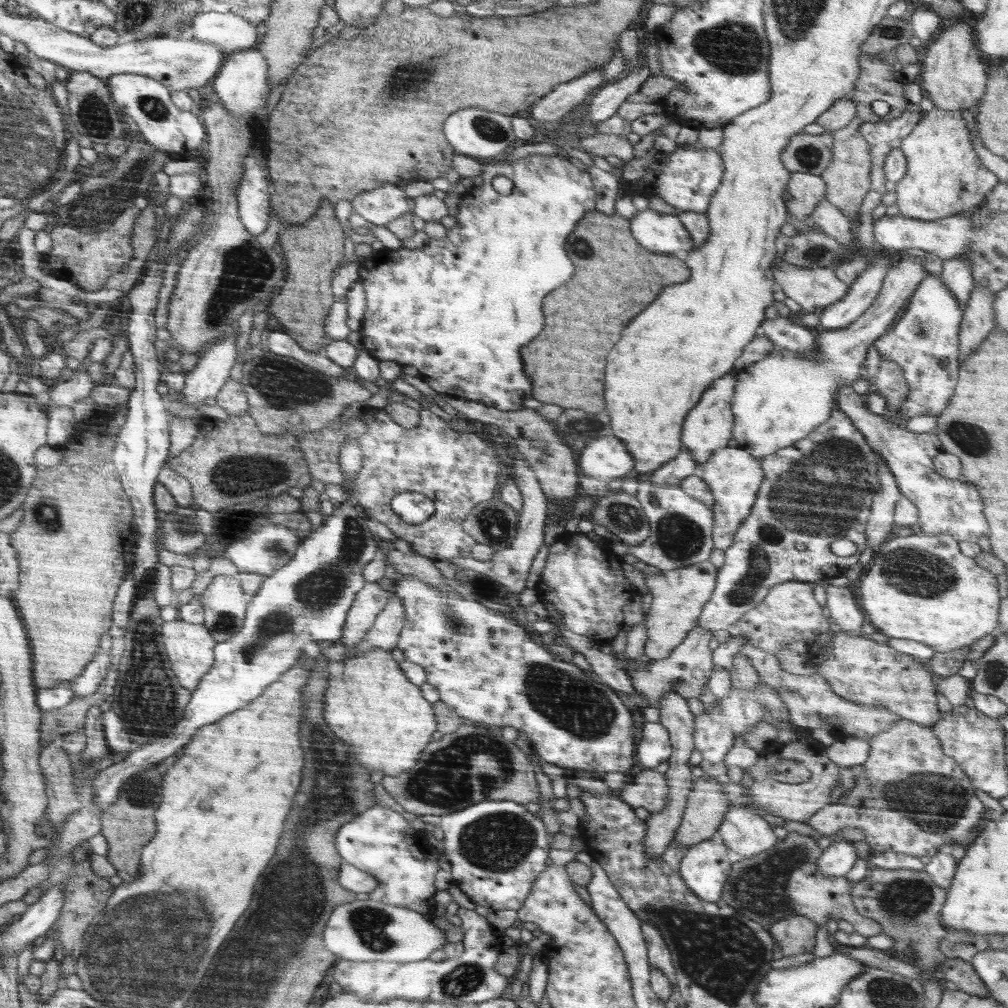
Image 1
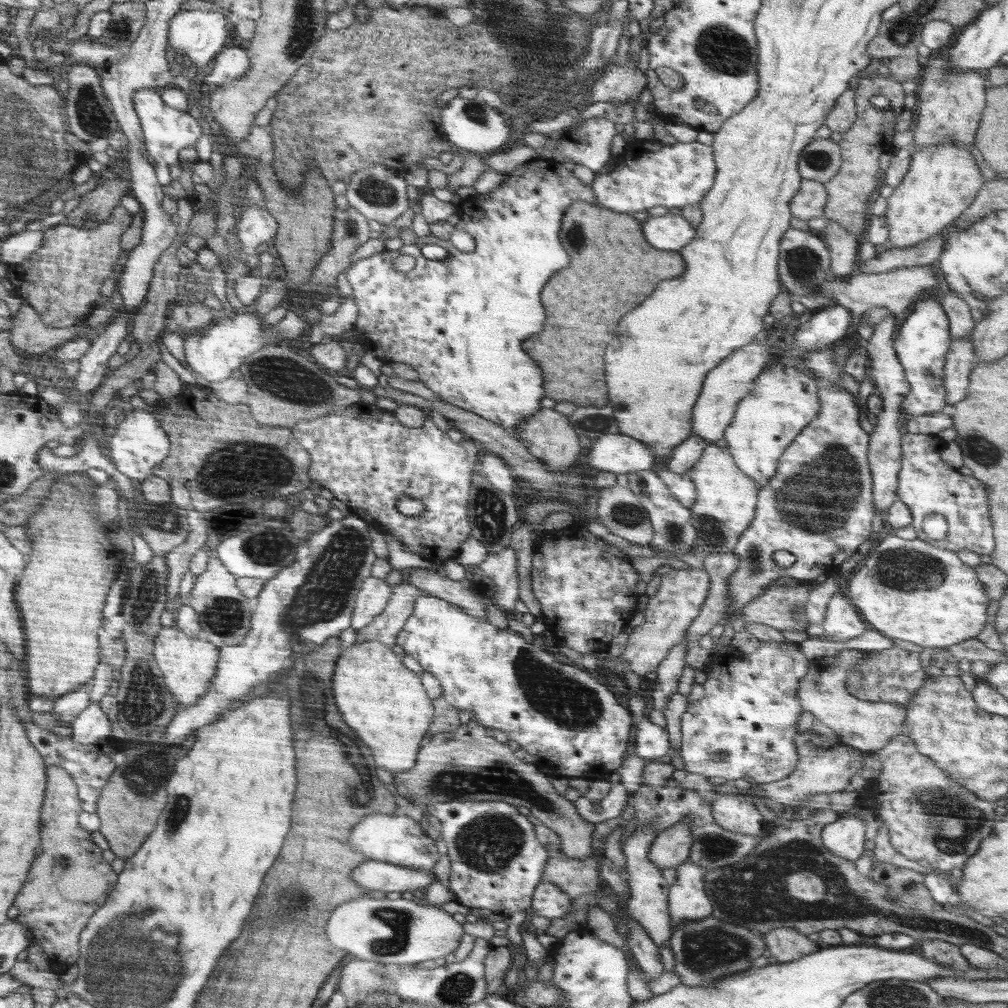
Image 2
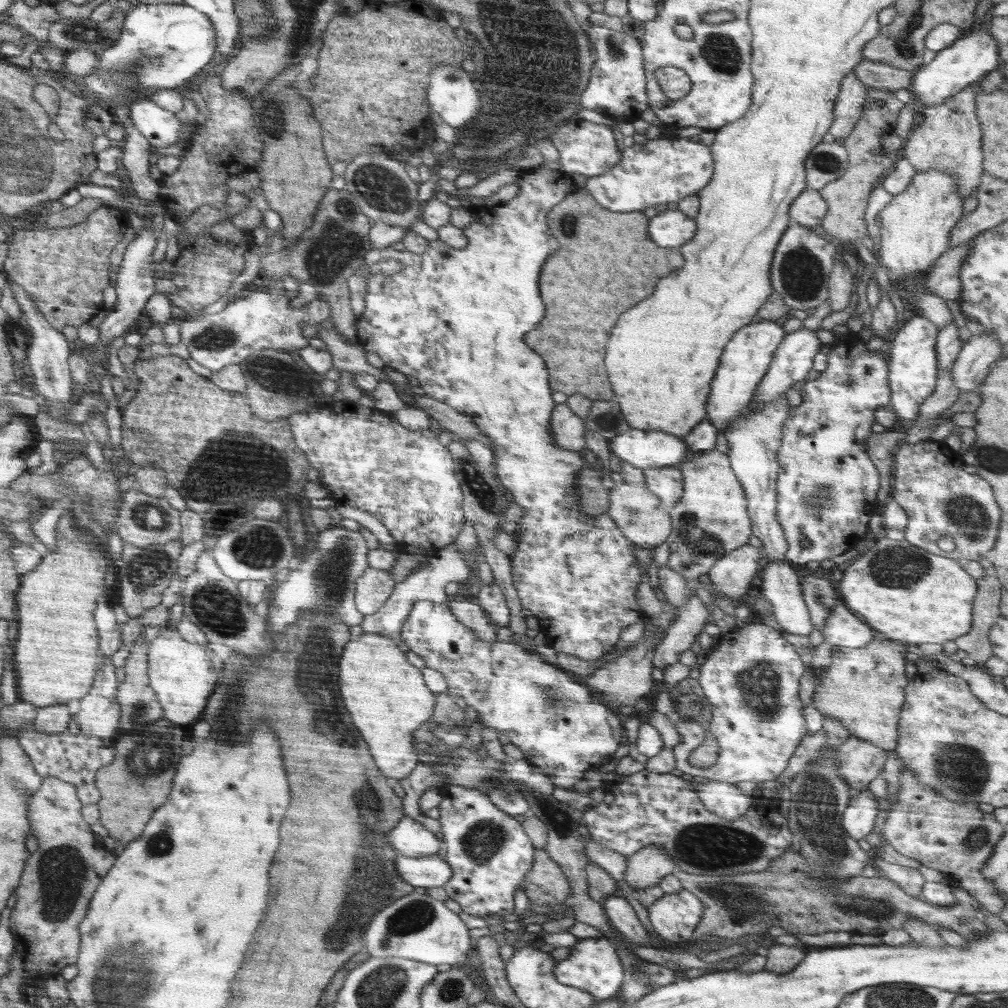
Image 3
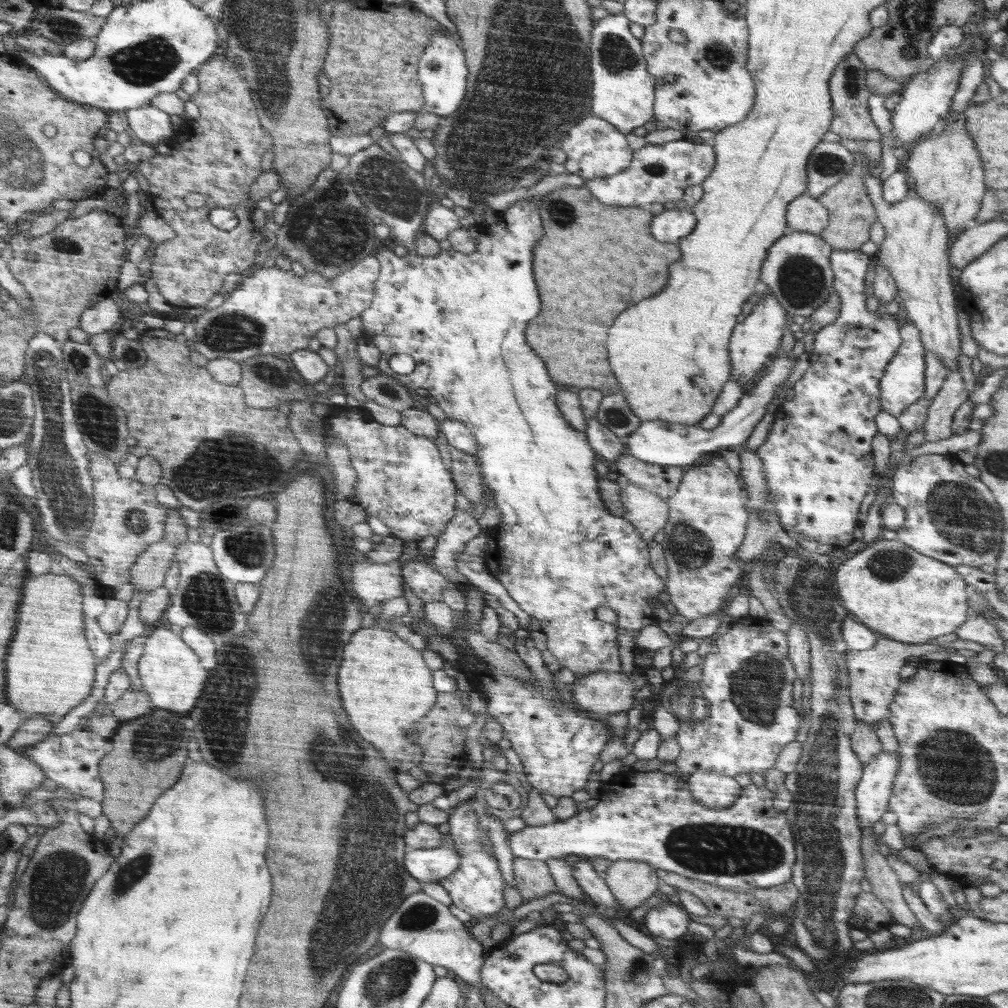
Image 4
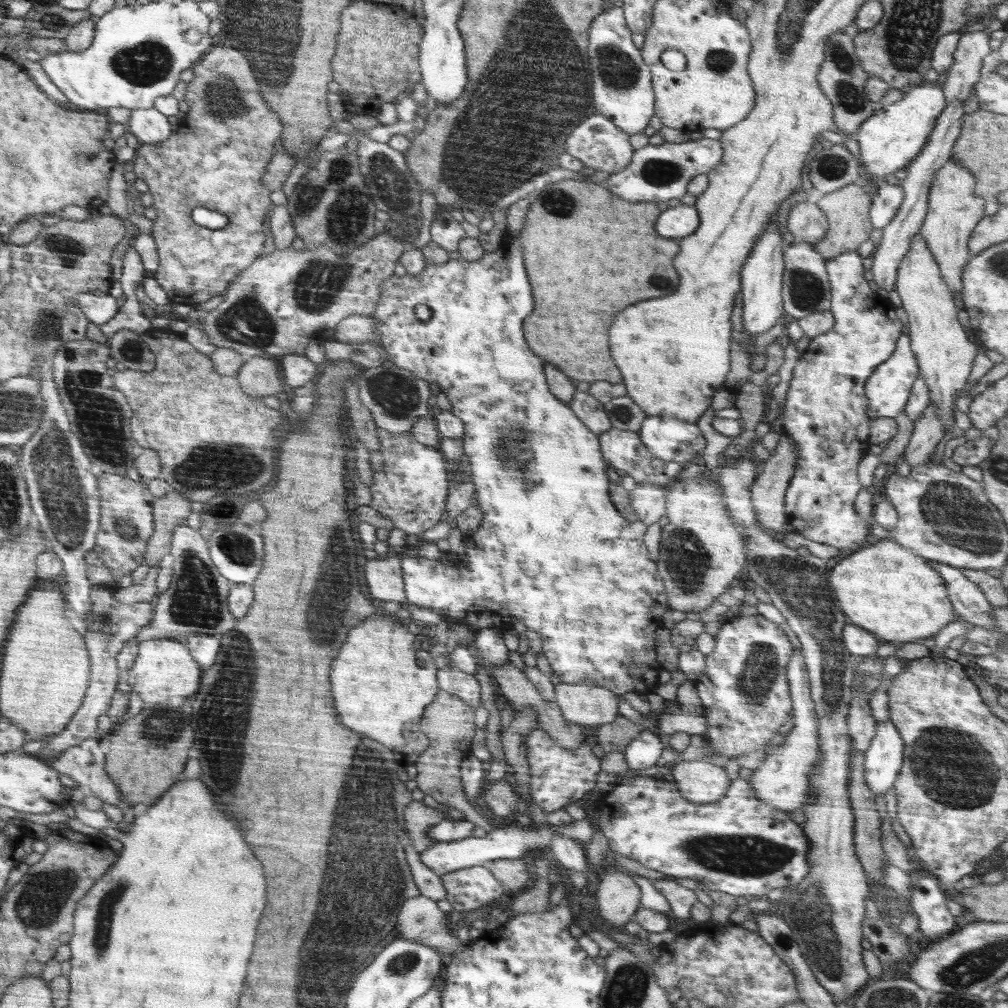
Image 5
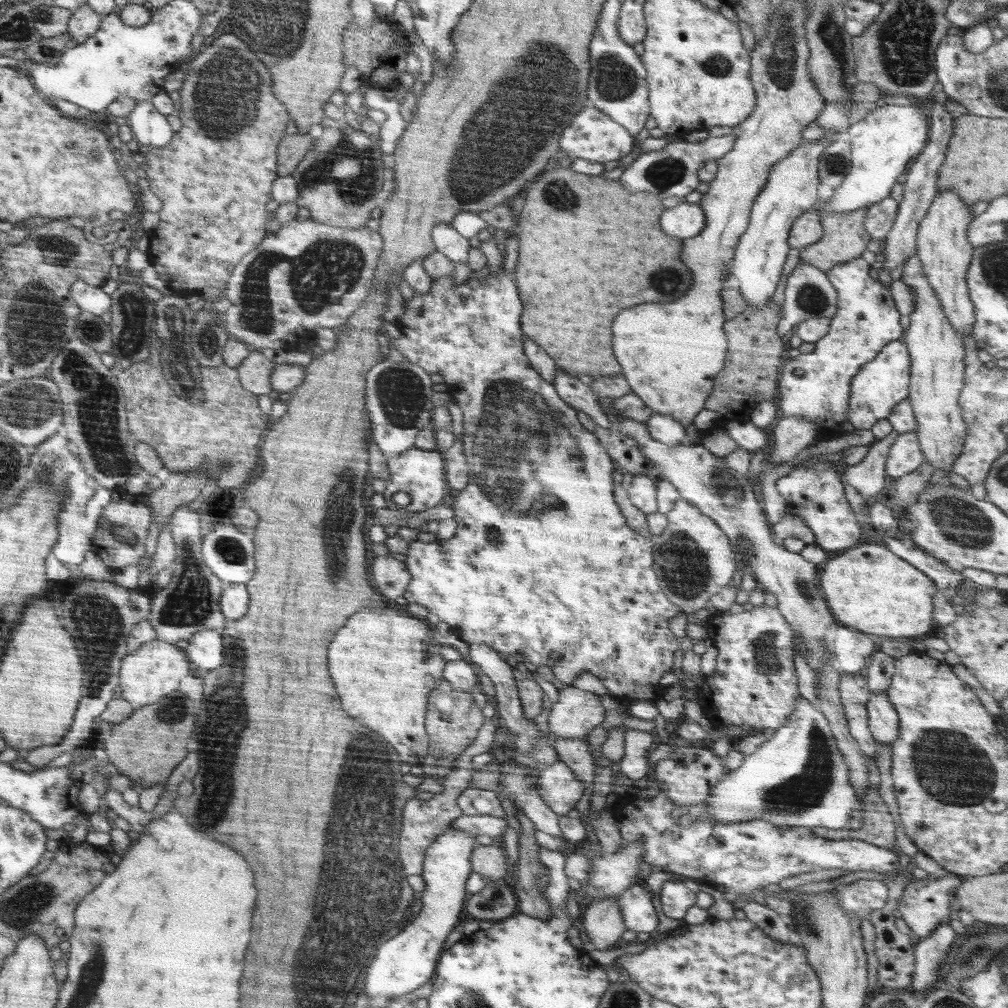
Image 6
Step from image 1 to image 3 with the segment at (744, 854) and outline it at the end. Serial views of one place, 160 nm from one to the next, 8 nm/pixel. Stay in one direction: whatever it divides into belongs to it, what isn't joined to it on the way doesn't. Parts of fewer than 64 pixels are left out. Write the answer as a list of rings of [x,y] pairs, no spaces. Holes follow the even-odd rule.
[[[699,779],[699,783],[696,790],[702,804],[726,820],[736,820],[744,816],[754,801],[749,792],[735,784],[707,779]]]

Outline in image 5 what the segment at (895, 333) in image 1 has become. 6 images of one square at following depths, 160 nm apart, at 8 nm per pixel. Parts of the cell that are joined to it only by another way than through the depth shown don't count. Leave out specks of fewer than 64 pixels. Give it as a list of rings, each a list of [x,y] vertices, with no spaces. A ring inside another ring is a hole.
[[[904,333],[897,338],[894,353],[890,358],[879,364],[868,377],[865,393],[868,398],[867,415],[869,419],[872,420],[874,417],[894,418],[902,414],[919,372],[916,356],[912,354],[910,337]]]

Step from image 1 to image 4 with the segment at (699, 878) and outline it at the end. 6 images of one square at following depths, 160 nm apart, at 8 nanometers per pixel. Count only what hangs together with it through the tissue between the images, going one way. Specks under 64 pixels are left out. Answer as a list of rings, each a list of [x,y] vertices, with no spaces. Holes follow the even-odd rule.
[[[676,903],[653,906],[643,918],[643,926],[655,937],[677,940],[687,934],[691,919],[687,910]]]

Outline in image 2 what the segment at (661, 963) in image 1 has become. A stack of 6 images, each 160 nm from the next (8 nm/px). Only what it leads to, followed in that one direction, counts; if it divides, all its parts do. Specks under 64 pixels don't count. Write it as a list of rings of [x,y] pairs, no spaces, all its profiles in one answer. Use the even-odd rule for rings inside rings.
[[[642,827],[634,832],[626,843],[623,844],[623,853],[626,856],[626,870],[629,874],[631,899],[627,901],[627,914],[632,920],[637,920],[639,925],[649,934],[649,937],[658,947],[669,941],[671,937],[671,918],[669,917],[668,895],[671,887],[661,870],[649,859],[649,848],[654,843],[658,834],[652,827]]]

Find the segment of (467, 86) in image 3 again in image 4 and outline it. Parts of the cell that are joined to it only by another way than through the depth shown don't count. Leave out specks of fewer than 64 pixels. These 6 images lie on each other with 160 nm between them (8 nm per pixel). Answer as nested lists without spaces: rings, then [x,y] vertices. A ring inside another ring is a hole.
[[[446,28],[439,30],[431,37],[428,49],[421,57],[419,76],[423,86],[423,97],[426,100],[424,113],[433,113],[442,118],[459,110],[460,103],[467,95],[467,78],[470,76],[470,68],[467,66],[466,52],[463,47],[456,44]]]

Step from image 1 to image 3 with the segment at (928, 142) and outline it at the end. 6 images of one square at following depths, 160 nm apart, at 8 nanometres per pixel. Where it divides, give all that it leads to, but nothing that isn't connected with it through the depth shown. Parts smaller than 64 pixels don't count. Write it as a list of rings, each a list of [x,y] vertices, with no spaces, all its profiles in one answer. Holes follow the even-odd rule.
[[[944,171],[918,172],[908,188],[895,194],[879,212],[882,224],[878,260],[889,270],[891,278],[919,281],[935,260],[948,250],[948,237],[963,215],[963,198],[958,192],[957,180]]]

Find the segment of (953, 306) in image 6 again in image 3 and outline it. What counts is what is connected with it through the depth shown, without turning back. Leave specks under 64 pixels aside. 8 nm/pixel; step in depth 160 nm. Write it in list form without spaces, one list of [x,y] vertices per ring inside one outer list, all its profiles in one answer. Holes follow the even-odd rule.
[[[969,85],[948,98],[946,102],[924,108],[922,110],[924,123],[905,138],[904,147],[900,152],[900,155],[906,157],[920,173],[936,169],[955,178],[959,186],[958,194],[963,200],[966,196],[977,194],[980,184],[986,180],[983,177],[985,168],[981,146],[981,123],[976,118],[976,102],[974,102],[976,96],[977,92]]]

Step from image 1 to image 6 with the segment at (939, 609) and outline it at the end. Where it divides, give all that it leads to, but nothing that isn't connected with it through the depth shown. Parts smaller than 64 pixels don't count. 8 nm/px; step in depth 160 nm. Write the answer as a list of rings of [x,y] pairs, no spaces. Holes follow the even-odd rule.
[[[884,544],[855,546],[852,550],[844,552],[842,556],[832,558],[826,564],[820,565],[818,577],[826,602],[832,611],[832,618],[839,625],[848,626],[870,636],[873,634],[886,638],[924,638],[936,630],[932,605],[932,597],[938,593],[935,584],[918,568],[914,568],[906,560],[892,554]]]

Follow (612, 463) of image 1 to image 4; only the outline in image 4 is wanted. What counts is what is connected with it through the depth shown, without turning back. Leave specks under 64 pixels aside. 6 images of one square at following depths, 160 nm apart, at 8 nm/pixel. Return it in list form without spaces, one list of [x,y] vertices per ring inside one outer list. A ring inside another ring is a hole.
[[[790,353],[777,354],[776,360],[768,364],[765,373],[759,378],[756,385],[742,395],[742,398],[729,413],[721,414],[720,424],[716,428],[706,430],[701,427],[700,423],[687,426],[656,419],[641,423],[636,430],[622,438],[625,446],[634,458],[638,458],[642,462],[687,468],[694,465],[694,462],[704,453],[714,455],[714,452],[720,448],[728,449],[731,446],[745,444],[754,427],[767,413],[771,400],[777,396],[779,384],[782,384],[790,376],[794,367],[795,361]]]

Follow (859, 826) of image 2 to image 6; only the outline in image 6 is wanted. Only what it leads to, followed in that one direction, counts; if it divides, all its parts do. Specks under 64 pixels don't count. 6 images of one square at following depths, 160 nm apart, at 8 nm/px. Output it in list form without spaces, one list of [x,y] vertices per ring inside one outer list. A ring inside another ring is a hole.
[[[886,691],[870,694],[867,715],[869,729],[877,744],[887,744],[891,748],[899,733],[899,716],[888,701]]]

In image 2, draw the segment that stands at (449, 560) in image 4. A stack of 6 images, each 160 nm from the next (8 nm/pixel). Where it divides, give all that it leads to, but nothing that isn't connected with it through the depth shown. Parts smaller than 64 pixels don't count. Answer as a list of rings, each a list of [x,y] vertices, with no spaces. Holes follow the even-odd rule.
[[[407,582],[396,586],[394,596],[387,603],[387,608],[375,618],[371,625],[357,631],[355,644],[378,640],[388,647],[396,646],[397,637],[411,617],[415,600],[426,595],[426,592]]]

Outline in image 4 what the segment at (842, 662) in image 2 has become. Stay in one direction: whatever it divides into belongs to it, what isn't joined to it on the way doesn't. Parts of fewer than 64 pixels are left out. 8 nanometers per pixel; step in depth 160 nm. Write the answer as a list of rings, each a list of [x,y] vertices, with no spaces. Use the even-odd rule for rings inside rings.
[[[881,636],[868,650],[848,649],[846,651],[846,664],[849,668],[850,703],[852,703],[855,720],[869,724],[875,731],[877,724],[889,717],[889,706],[894,701],[896,691],[898,691],[902,681],[900,668],[911,656],[922,657],[934,651],[952,654],[956,652],[956,646],[940,647],[934,641],[921,645],[911,645]]]

